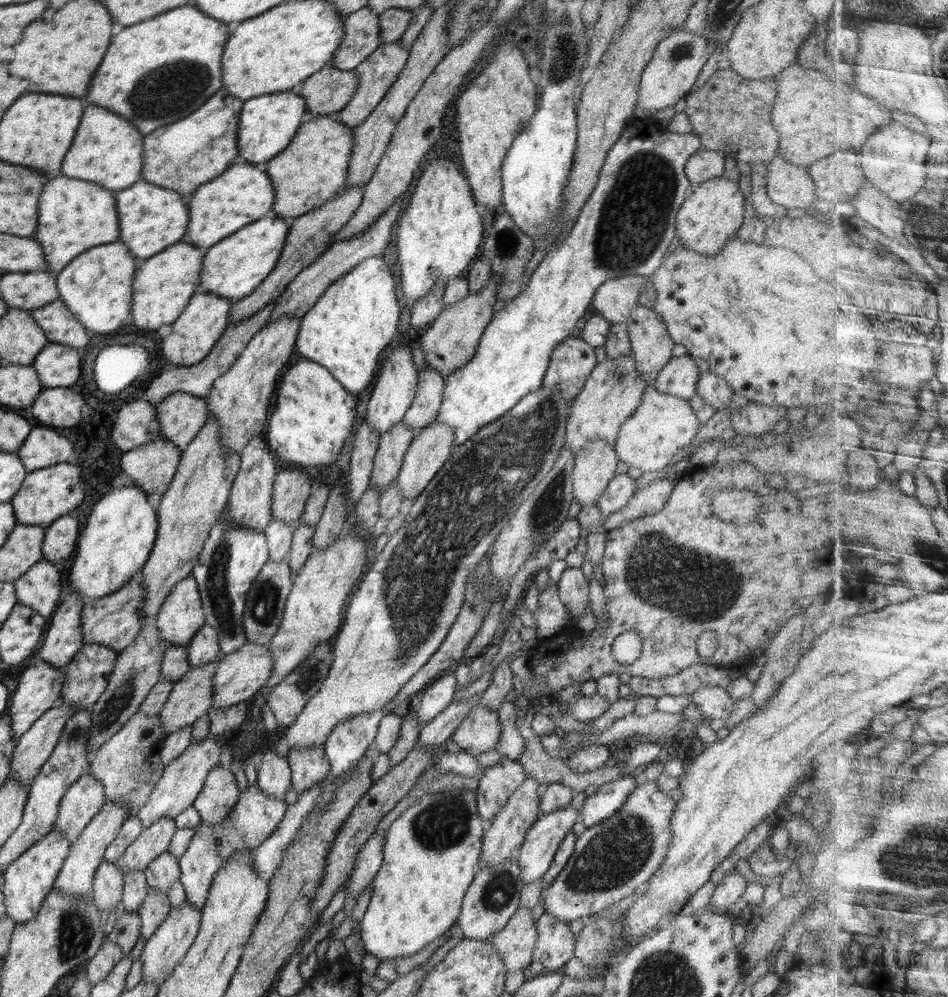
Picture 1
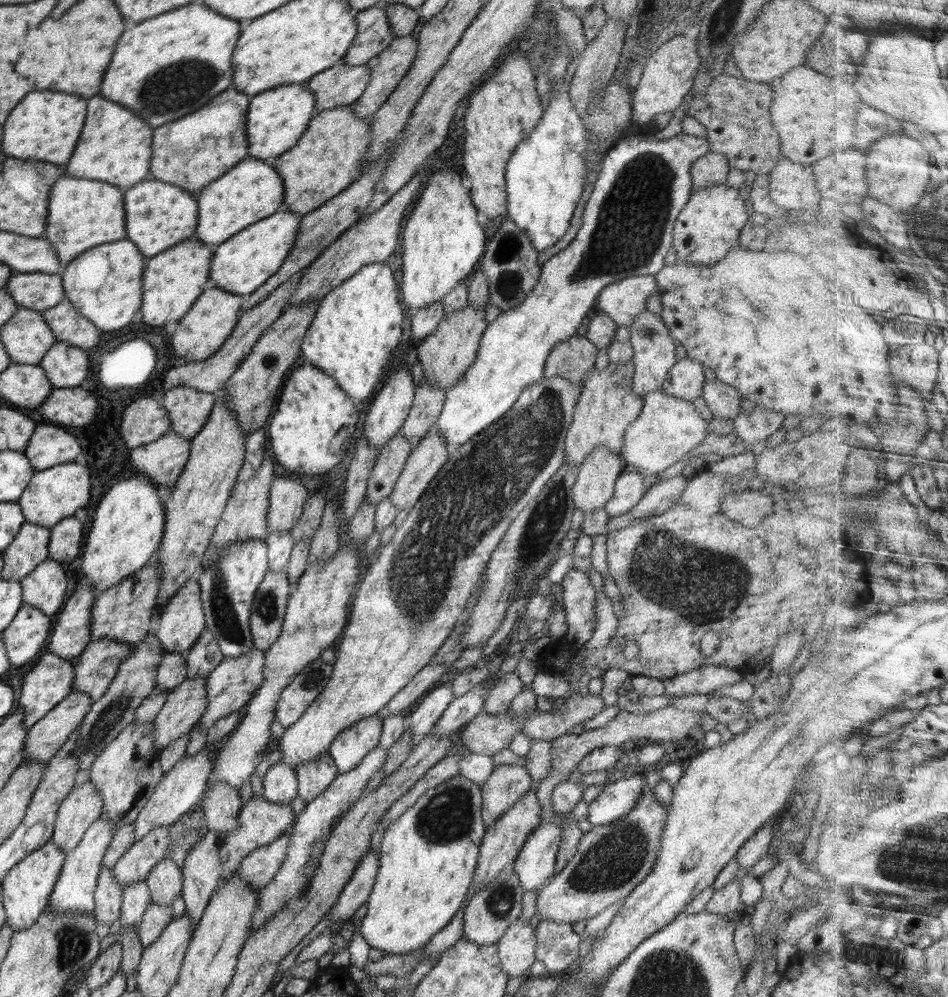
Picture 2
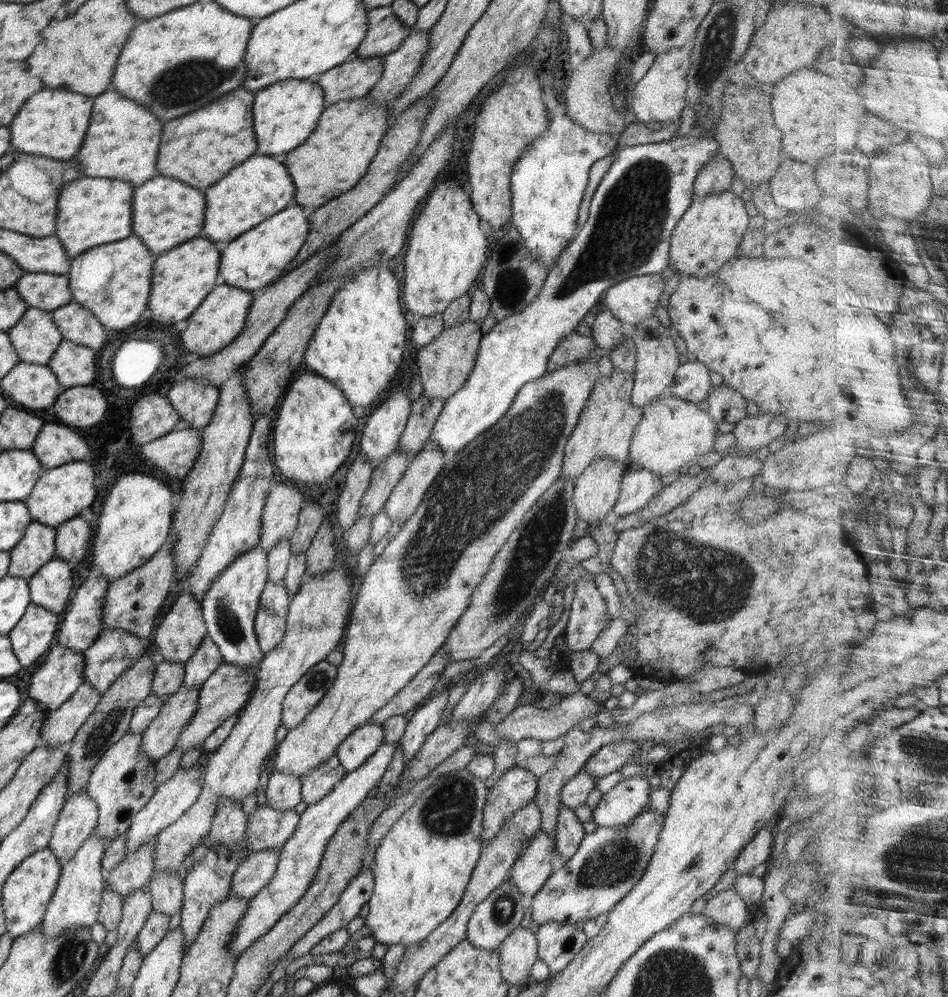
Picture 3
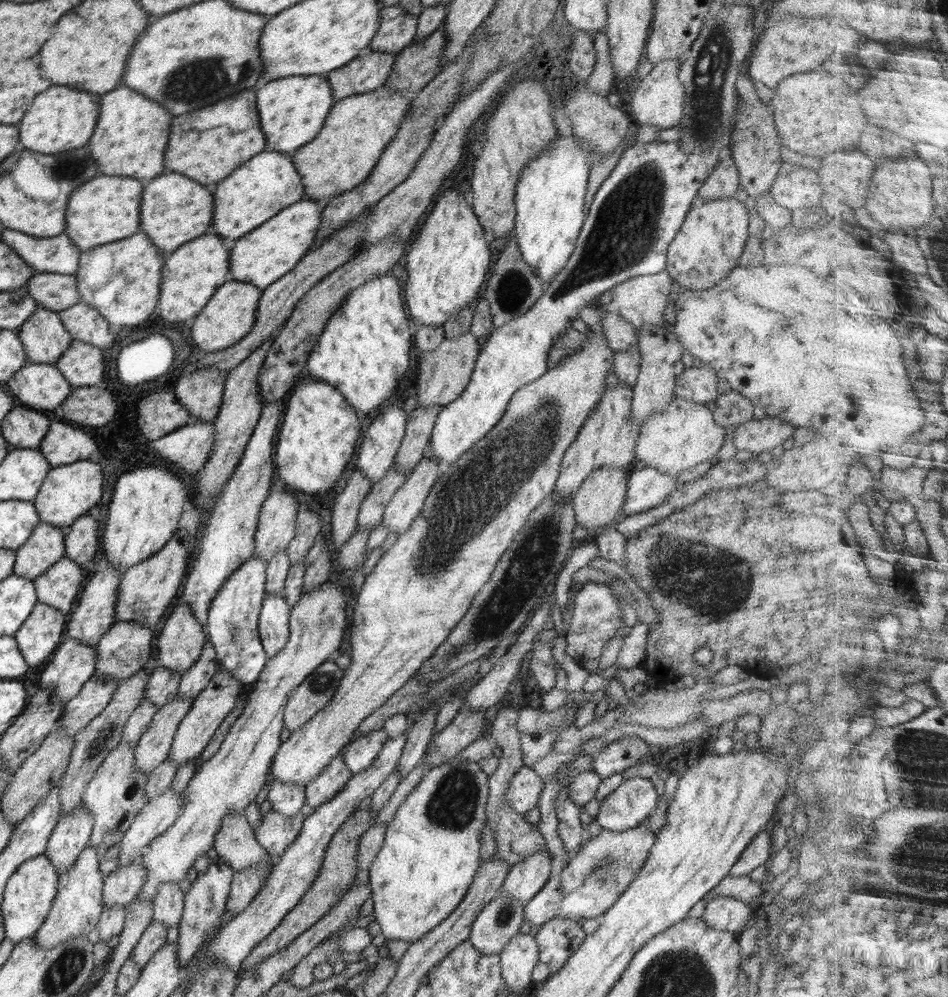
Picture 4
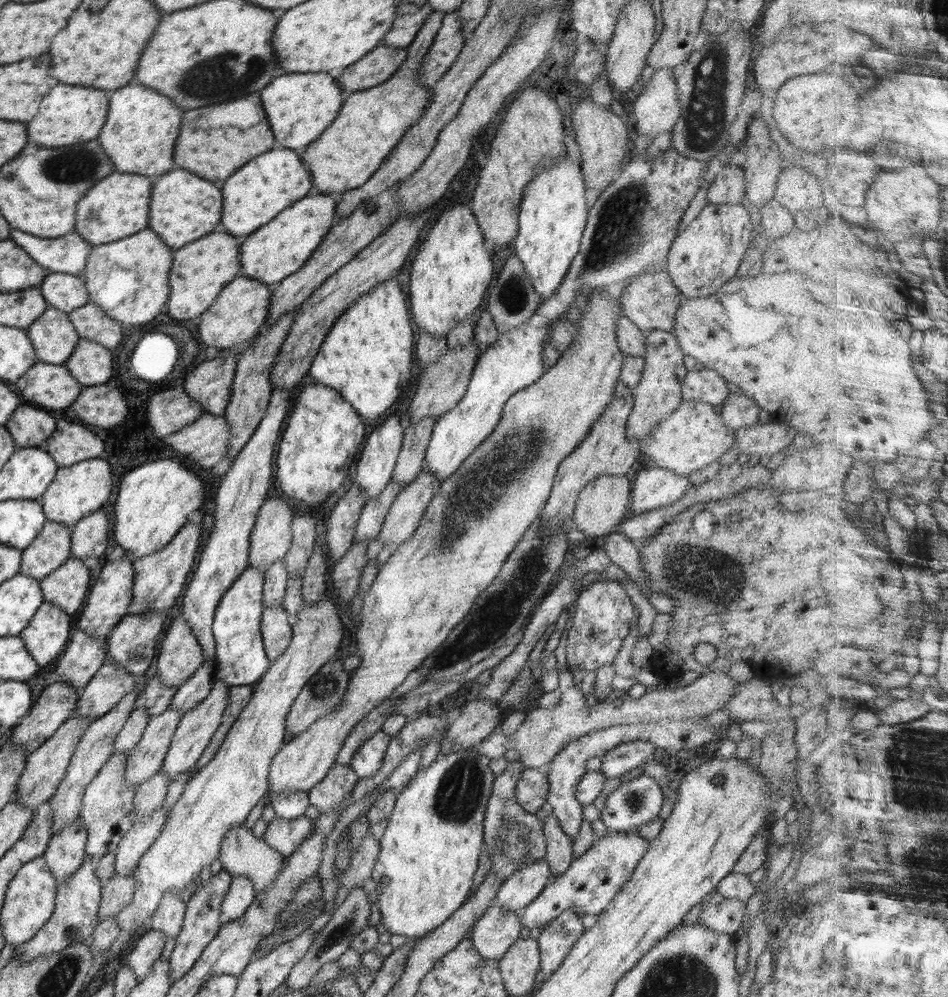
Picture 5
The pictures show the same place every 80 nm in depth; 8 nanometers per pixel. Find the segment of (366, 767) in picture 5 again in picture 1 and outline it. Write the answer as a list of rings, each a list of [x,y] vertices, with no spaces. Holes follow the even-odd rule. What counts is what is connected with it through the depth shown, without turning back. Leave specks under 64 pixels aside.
[[[383,711],[363,712],[336,723],[323,744],[330,763],[328,776],[346,774],[376,738]]]

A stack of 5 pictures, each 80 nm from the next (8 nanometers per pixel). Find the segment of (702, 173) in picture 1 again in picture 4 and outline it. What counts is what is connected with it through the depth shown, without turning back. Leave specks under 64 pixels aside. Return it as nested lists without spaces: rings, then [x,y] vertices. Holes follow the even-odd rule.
[[[730,158],[720,160],[706,177],[699,190],[705,201],[734,198],[739,189],[739,172]]]

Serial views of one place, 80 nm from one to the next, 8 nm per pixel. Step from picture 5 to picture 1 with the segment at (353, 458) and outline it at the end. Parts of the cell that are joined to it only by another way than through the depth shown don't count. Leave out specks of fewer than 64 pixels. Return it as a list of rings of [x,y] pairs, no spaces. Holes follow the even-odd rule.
[[[299,356],[299,359],[284,372],[284,375],[280,376],[275,392],[277,393],[274,396],[275,405],[272,408],[274,412],[268,418],[264,430],[273,454],[279,456],[284,463],[289,462],[292,468],[299,468],[303,471],[312,471],[314,468],[310,466],[326,466],[337,460],[354,426],[356,397],[350,394],[328,369],[302,356]]]

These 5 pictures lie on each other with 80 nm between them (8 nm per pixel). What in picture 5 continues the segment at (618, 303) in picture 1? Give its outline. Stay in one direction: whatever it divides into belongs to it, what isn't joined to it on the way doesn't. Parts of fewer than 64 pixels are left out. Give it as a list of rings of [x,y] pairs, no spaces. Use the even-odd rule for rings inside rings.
[[[667,272],[644,273],[633,278],[621,294],[621,312],[641,330],[656,329],[673,334],[677,308],[685,301],[685,297],[680,299],[678,296],[680,292]]]

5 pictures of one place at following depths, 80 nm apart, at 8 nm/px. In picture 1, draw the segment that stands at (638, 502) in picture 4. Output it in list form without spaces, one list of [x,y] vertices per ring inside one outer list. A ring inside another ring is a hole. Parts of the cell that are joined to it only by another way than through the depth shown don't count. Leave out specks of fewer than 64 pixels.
[[[623,469],[608,482],[605,493],[597,500],[597,507],[607,516],[620,510],[637,491],[636,481]]]

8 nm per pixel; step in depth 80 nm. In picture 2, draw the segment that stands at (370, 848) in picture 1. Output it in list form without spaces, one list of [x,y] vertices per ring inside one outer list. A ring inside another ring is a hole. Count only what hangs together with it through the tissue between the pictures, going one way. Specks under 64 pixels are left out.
[[[368,851],[356,865],[352,878],[348,880],[346,886],[342,890],[341,896],[330,910],[332,917],[330,925],[326,927],[326,931],[330,931],[332,925],[340,920],[345,923],[350,921],[355,912],[369,900],[372,893],[376,876],[379,869],[378,852]]]

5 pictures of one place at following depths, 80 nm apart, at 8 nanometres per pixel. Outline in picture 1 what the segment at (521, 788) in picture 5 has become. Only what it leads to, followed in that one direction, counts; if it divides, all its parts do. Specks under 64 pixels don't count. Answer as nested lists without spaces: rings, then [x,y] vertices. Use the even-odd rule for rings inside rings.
[[[503,757],[494,766],[486,767],[482,778],[479,778],[479,785],[475,790],[479,816],[486,818],[486,820],[492,820],[498,810],[508,802],[511,792],[514,792],[514,789],[517,789],[527,776],[528,774],[520,763],[506,757]]]

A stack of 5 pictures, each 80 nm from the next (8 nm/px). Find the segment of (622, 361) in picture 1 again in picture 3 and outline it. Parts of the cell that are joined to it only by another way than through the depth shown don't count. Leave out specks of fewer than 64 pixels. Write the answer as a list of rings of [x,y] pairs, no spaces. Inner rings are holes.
[[[613,371],[610,376],[600,376],[593,384],[586,408],[580,414],[580,420],[570,434],[563,457],[562,476],[568,482],[578,480],[584,470],[596,462],[596,458],[608,456],[620,464],[626,464],[630,458],[630,442],[636,426],[642,420],[643,410],[632,404],[631,390],[633,375],[622,371]]]

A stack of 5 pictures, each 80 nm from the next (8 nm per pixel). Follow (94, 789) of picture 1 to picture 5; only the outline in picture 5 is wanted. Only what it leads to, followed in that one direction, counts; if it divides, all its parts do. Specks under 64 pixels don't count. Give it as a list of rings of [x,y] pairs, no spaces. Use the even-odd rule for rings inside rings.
[[[80,818],[50,837],[42,857],[57,884],[72,878],[75,870],[84,862],[87,838],[88,831]]]

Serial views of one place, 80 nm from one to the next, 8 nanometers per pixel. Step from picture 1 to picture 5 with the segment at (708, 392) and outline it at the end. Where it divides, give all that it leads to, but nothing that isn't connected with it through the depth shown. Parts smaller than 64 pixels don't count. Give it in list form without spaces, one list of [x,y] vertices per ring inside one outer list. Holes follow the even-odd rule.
[[[730,393],[722,404],[722,419],[730,429],[748,428],[759,422],[761,409],[746,395]]]

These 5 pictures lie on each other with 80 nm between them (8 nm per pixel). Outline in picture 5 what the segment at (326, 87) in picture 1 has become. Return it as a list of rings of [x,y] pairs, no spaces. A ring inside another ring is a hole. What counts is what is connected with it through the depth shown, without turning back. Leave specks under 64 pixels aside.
[[[378,44],[362,60],[346,67],[335,78],[344,94],[372,88],[388,80],[406,59],[408,48],[394,48]]]

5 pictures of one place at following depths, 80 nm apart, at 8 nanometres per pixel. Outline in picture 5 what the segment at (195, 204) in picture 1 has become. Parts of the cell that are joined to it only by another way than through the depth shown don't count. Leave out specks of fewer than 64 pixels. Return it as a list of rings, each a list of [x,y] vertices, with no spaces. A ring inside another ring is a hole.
[[[272,148],[236,169],[220,184],[223,199],[220,229],[241,240],[245,239],[286,207],[313,193],[311,172],[299,156],[288,148]]]

